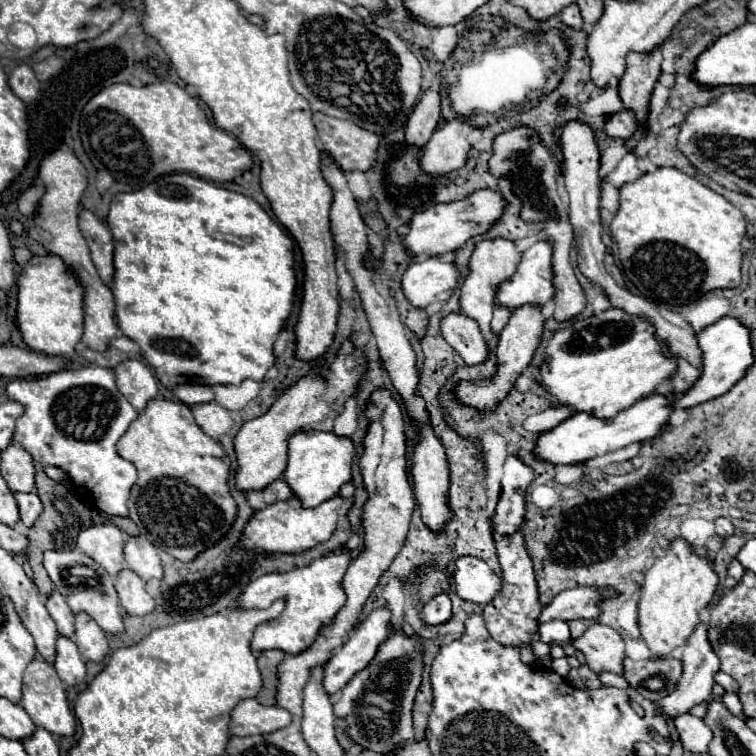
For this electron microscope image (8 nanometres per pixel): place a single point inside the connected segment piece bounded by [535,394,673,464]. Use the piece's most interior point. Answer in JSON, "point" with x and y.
{"point":[583,436]}

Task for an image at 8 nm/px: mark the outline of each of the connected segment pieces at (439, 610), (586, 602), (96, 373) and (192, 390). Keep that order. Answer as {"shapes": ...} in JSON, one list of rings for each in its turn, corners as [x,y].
{"shapes":[[[[437,594],[433,596],[421,610],[421,620],[429,626],[439,626],[449,622],[453,616],[451,612],[451,598],[449,594]]],[[[581,586],[581,588],[571,588],[563,590],[557,594],[557,598],[543,608],[539,622],[549,622],[549,618],[585,618],[595,620],[601,614],[599,602],[617,598],[617,590],[611,586]]],[[[87,364],[39,378],[11,380],[7,384],[7,398],[25,406],[25,414],[17,420],[13,440],[21,444],[29,454],[33,454],[35,462],[51,464],[67,472],[71,482],[83,492],[87,492],[87,496],[95,500],[95,506],[101,512],[109,516],[127,516],[127,500],[133,484],[137,482],[137,470],[129,460],[117,454],[117,440],[127,432],[129,424],[139,416],[139,412],[119,392],[113,372],[101,366]]],[[[179,384],[173,388],[173,394],[183,402],[183,404],[205,404],[213,400],[213,390],[209,386],[201,384]]]]}

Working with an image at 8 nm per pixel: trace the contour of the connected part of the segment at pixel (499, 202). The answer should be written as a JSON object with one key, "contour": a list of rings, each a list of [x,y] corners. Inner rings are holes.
{"contour":[[[491,188],[475,190],[471,196],[463,200],[441,202],[441,206],[431,206],[413,216],[413,220],[409,222],[409,234],[403,236],[403,246],[415,256],[419,254],[443,256],[447,252],[461,248],[473,236],[489,232],[491,226],[503,216],[505,206],[507,206],[505,198],[497,190],[491,190]]]}

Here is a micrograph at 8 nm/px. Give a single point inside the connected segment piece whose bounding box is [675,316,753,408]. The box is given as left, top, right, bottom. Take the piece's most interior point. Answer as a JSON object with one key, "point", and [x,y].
{"point":[727,352]}

